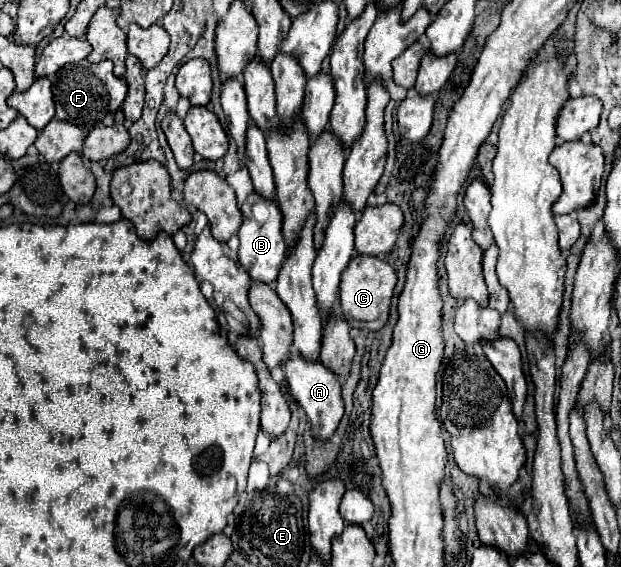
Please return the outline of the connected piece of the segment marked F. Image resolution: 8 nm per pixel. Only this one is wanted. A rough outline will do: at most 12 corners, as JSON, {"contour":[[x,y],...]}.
{"contour":[[110,60],[56,74],[56,118],[114,124],[128,84]]}

